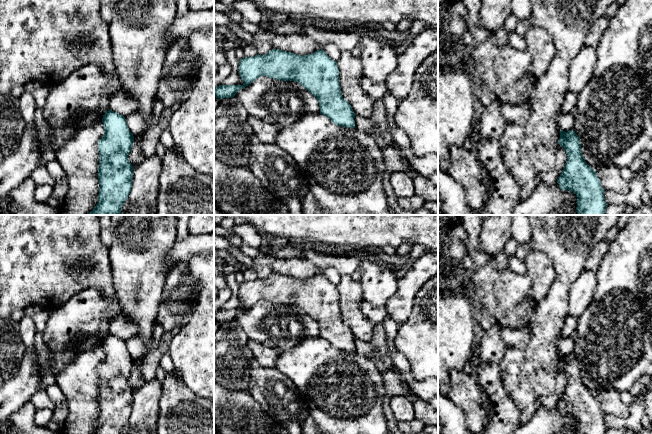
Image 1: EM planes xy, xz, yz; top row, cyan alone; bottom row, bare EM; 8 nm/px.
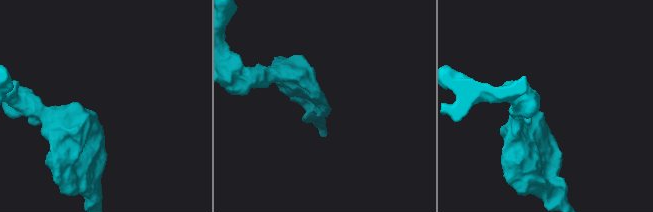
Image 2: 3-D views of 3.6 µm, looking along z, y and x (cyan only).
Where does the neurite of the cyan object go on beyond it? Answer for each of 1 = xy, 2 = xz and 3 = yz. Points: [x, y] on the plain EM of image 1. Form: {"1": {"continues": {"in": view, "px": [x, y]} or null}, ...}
{"1": {"continues": null}, "2": {"continues": null}, "3": {"continues": null}}

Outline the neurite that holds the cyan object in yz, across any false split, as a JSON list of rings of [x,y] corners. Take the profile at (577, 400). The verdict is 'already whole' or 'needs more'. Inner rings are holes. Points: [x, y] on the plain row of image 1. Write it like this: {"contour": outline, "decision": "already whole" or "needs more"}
{"contour": [[[560,353],[558,368],[567,378],[565,390],[557,403],[560,413],[570,414],[577,420],[576,434],[606,434],[605,414],[596,395],[583,382],[575,355],[565,356]]], "decision": "already whole"}

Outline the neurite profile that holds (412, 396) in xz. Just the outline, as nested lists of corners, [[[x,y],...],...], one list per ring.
[[[395,366],[391,367],[390,369],[392,369],[400,377],[400,379],[403,382],[404,386],[409,390],[409,395],[408,395],[409,399],[412,402],[415,401],[417,399],[417,396],[412,392],[409,385],[404,381],[404,378],[402,377],[402,374],[401,374],[400,370]]]

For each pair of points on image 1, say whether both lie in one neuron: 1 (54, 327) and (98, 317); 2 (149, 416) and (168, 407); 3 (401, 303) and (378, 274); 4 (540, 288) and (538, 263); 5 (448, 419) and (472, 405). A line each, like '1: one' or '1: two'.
1: one
2: two
3: two
4: one
5: two

